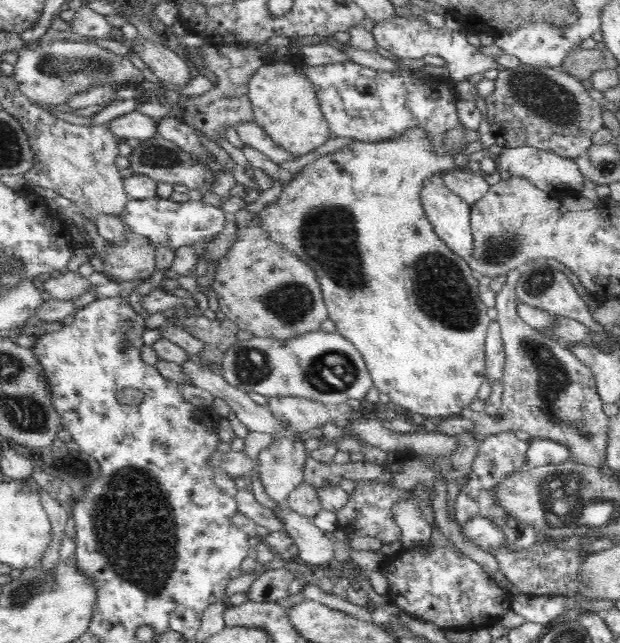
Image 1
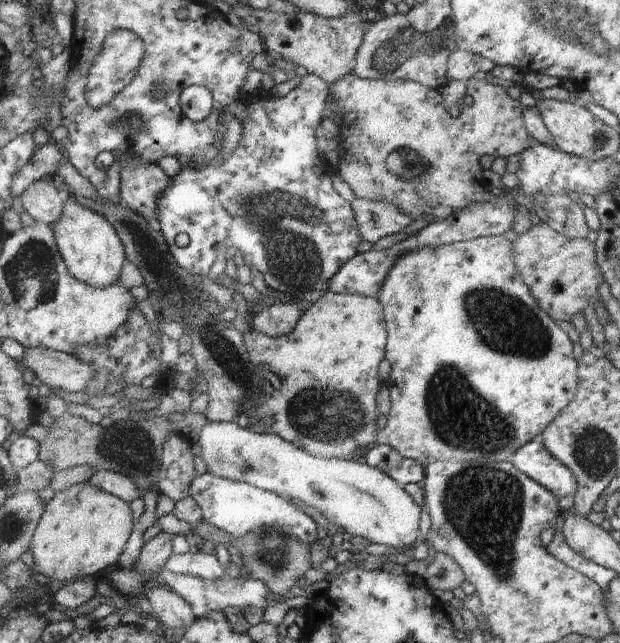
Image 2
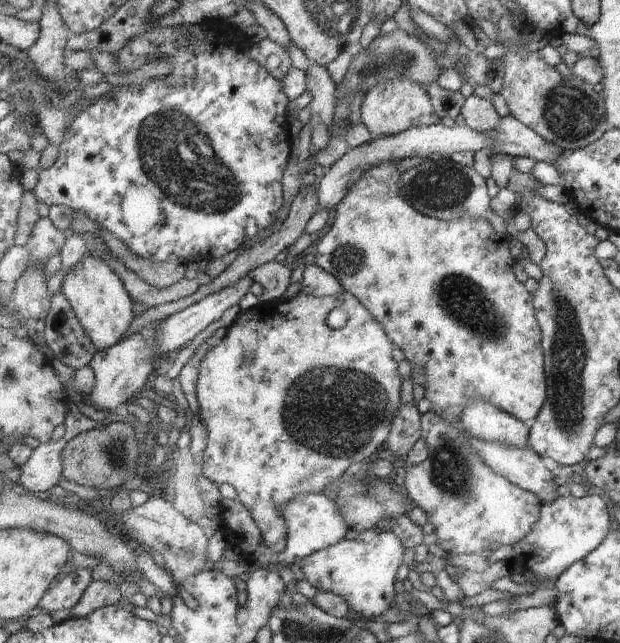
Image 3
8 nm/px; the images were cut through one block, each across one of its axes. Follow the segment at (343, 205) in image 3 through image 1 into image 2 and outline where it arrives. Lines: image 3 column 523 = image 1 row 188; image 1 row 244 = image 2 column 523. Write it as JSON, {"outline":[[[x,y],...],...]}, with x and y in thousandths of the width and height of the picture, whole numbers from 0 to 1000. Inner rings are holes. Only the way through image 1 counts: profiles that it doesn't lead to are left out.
{"outline":[[[795,365],[773,369],[755,375],[685,384],[660,395],[645,398],[629,420],[611,467],[619,474],[626,530],[621,558],[629,566],[631,580],[624,593],[631,635],[623,650],[626,658],[611,670],[608,692],[627,692],[645,703],[653,712],[669,714],[684,726],[705,717],[750,717],[782,712],[792,719],[823,717],[824,709],[840,700],[847,691],[876,675],[879,667],[905,647],[905,641],[927,622],[934,602],[932,560],[924,551],[924,532],[908,516],[898,501],[866,470],[852,442],[835,421],[827,376],[815,367]]]}

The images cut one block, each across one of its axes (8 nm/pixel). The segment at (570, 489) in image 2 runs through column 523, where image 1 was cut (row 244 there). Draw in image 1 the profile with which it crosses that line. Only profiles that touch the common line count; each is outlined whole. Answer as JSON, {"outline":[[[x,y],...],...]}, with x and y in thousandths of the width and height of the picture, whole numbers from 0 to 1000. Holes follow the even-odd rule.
{"outline":[[[687,280],[679,299],[679,314],[687,337],[697,345],[703,365],[719,378],[732,392],[755,403],[761,392],[763,369],[760,364],[758,333],[760,322],[731,302],[721,291],[703,280]]]}

